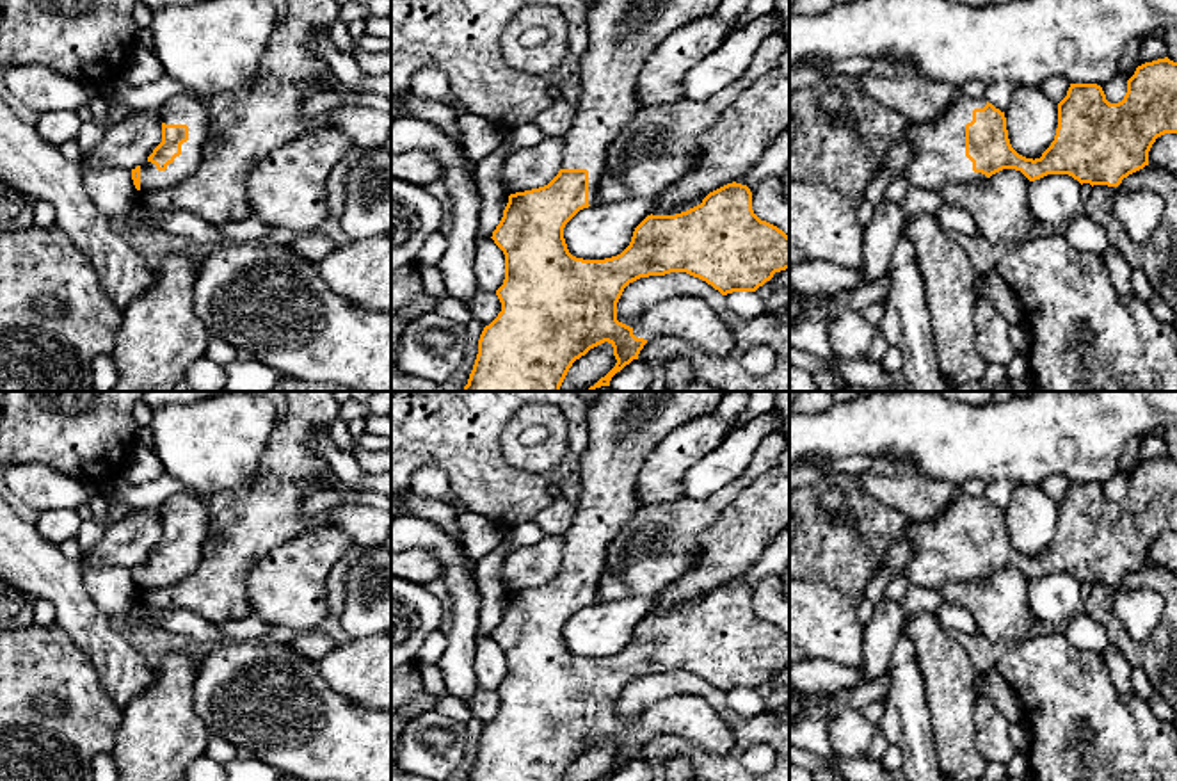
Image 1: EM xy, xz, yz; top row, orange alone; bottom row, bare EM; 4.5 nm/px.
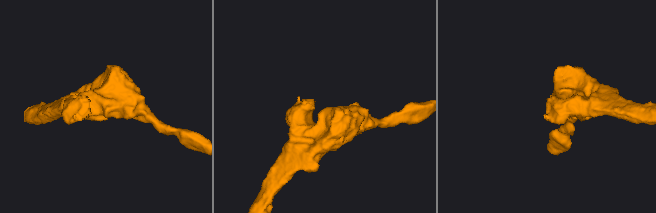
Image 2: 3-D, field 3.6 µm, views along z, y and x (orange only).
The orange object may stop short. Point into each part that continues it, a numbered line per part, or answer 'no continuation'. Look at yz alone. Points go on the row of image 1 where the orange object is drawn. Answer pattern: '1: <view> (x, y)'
1: yz (939, 159)

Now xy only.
1: xy (189, 111)

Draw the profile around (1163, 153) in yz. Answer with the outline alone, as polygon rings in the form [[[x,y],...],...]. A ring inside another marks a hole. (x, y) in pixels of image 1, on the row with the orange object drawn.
[[[1165,133],[1156,139],[1149,151],[1149,165],[1177,176],[1177,133]]]

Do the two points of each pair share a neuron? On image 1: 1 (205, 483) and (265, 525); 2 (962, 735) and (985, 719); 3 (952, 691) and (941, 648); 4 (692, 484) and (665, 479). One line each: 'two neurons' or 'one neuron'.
1: two neurons
2: two neurons
3: one neuron
4: two neurons

